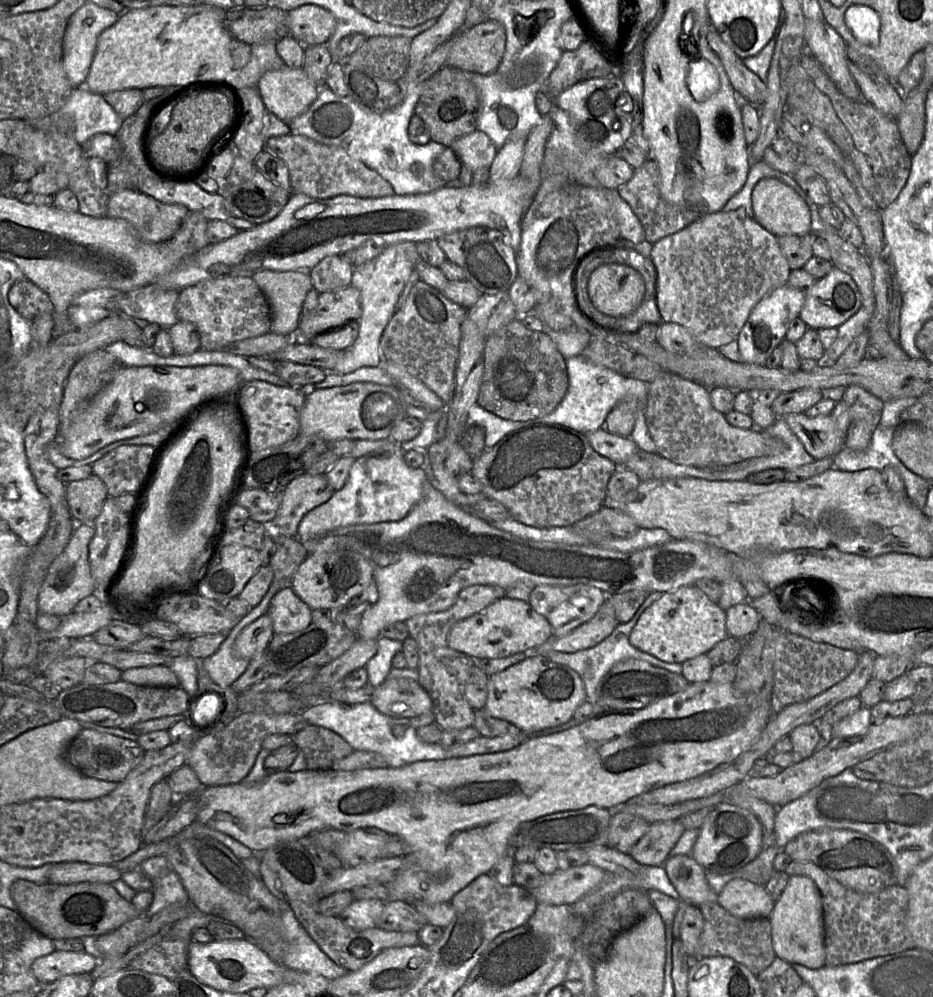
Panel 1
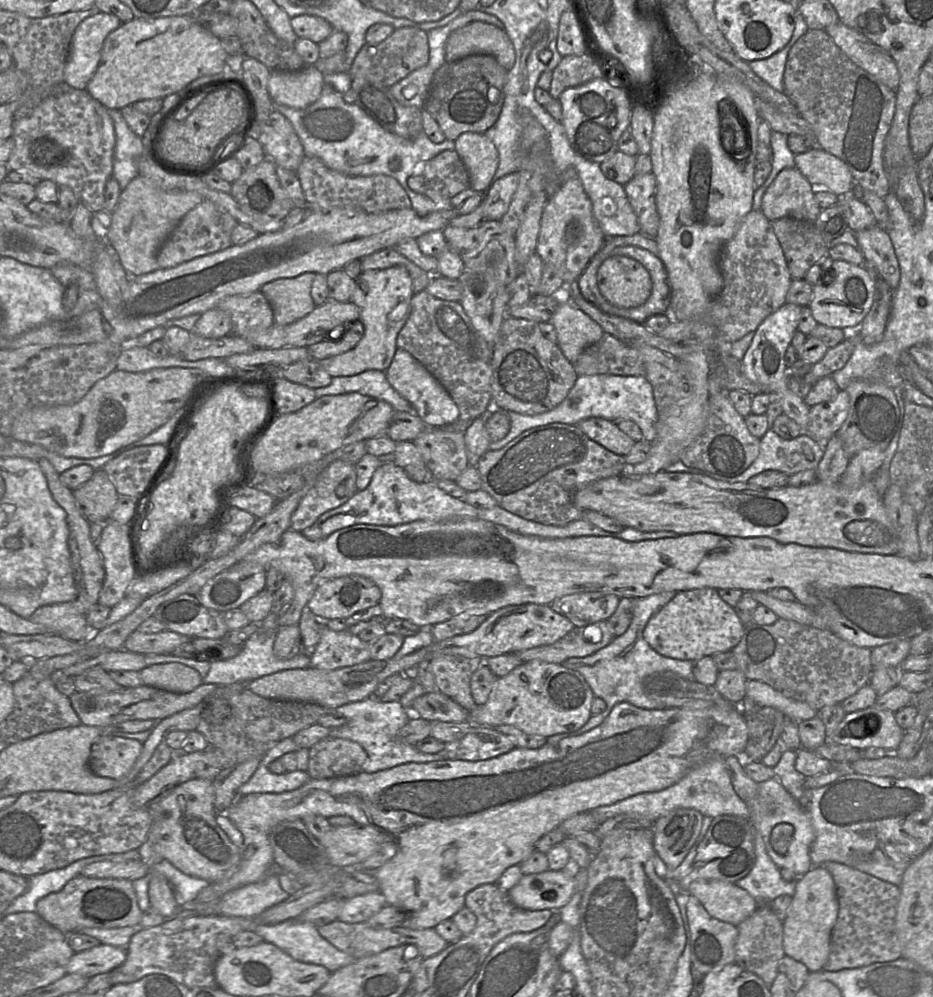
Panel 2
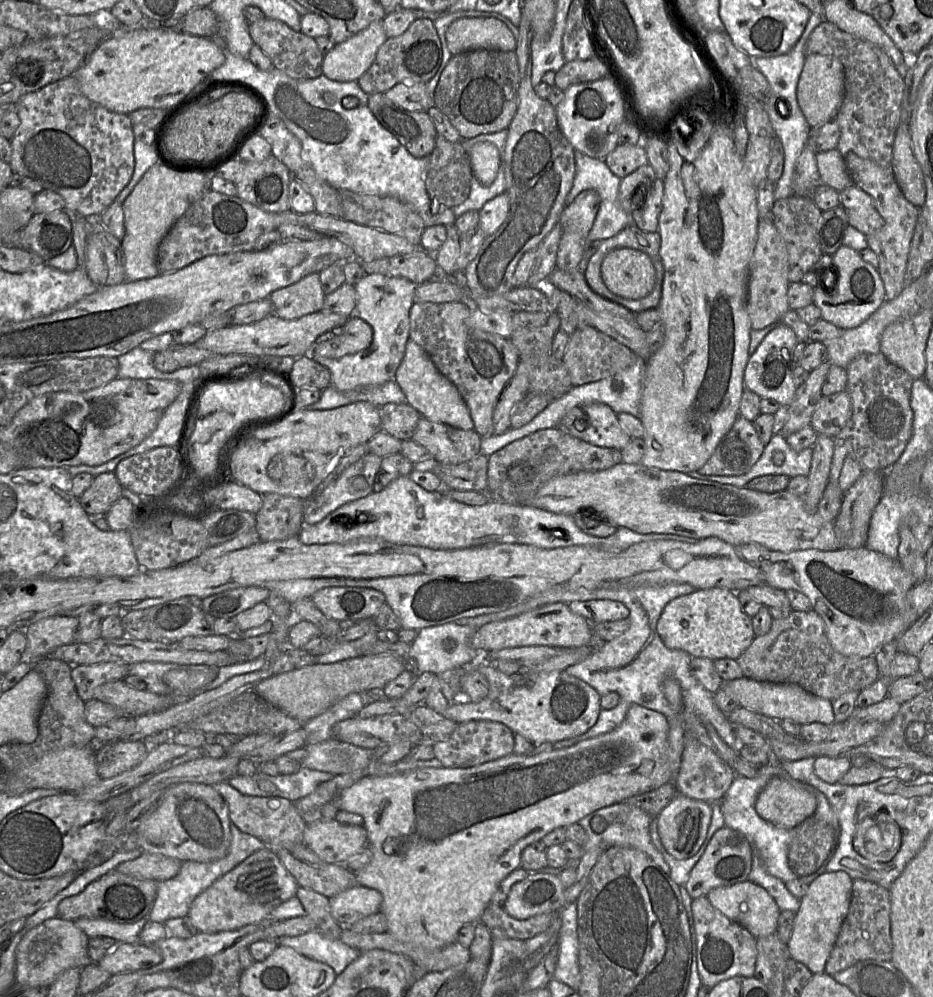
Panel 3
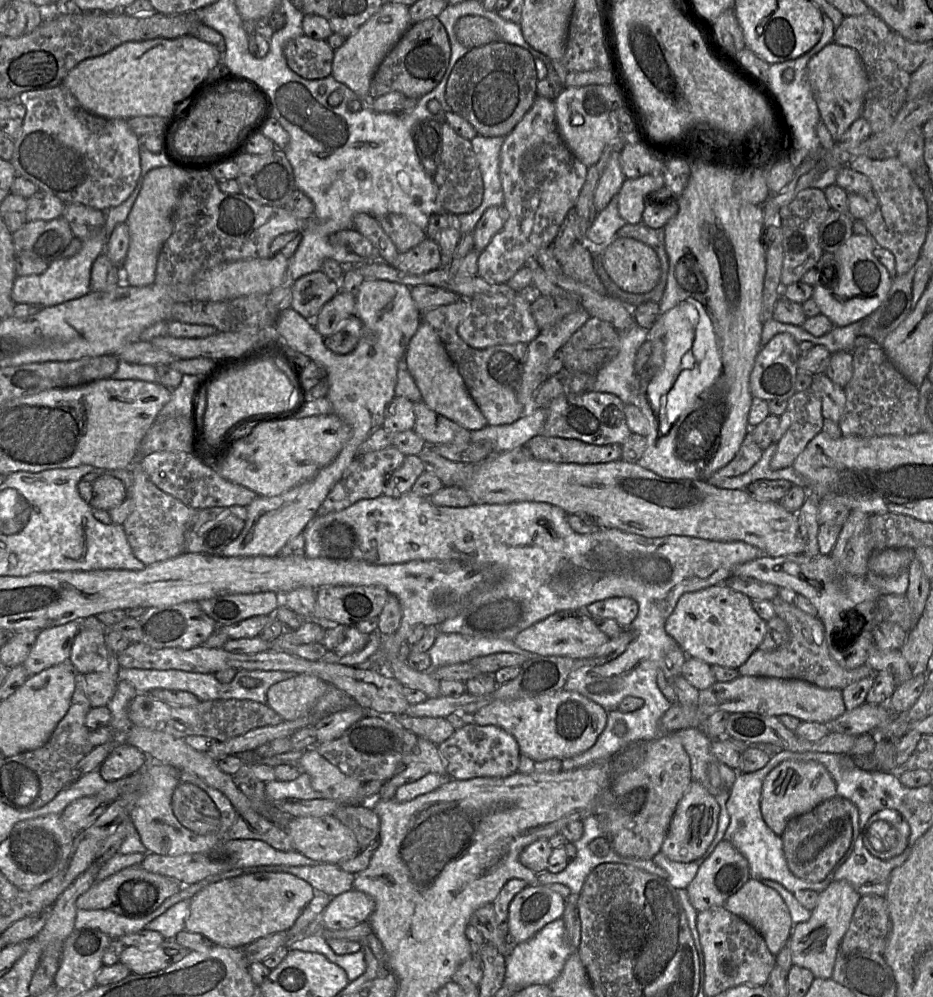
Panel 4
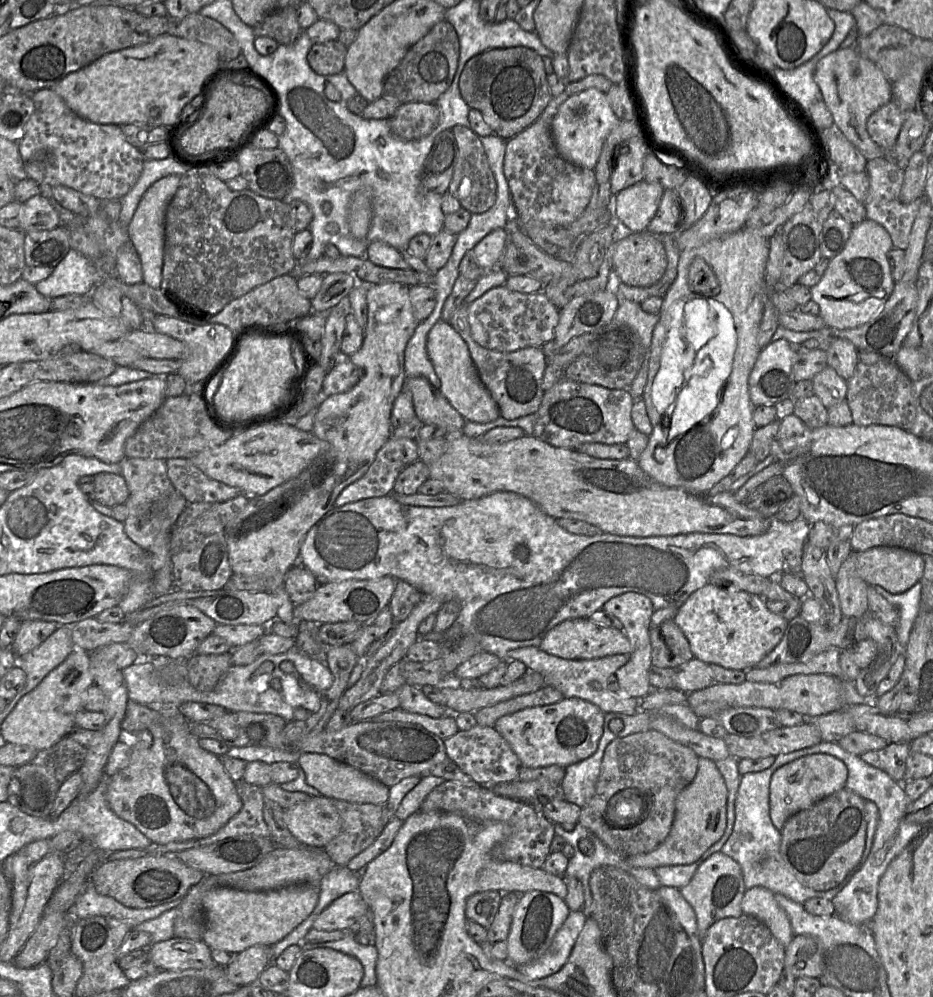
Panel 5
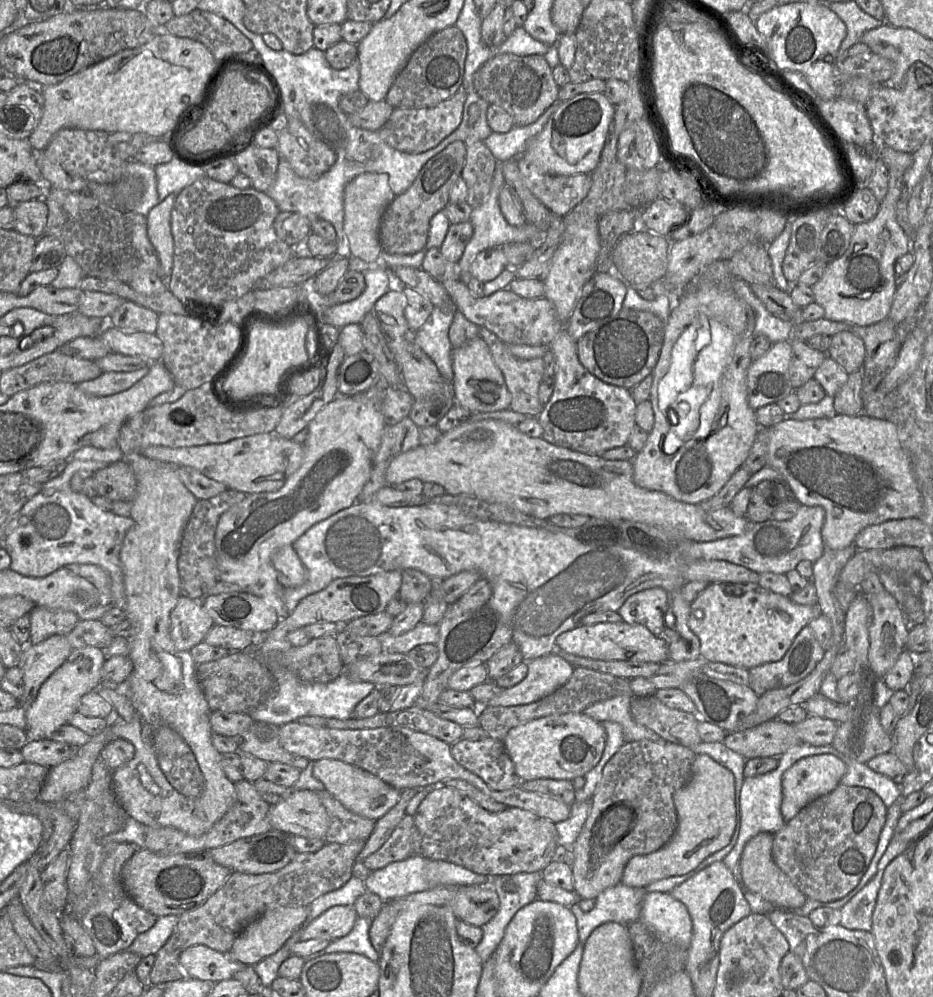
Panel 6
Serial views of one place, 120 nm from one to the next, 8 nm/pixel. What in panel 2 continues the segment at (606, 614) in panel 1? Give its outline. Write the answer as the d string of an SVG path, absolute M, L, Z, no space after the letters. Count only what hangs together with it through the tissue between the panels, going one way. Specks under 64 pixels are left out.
M607 620L575 627L558 641L516 653L523 663L540 660L561 664L572 657L586 657L607 646L615 638Z

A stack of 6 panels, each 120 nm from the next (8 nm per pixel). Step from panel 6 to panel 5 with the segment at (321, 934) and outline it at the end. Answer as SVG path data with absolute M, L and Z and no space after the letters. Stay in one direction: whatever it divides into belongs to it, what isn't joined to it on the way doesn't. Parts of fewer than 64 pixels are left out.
M358 891L349 892L334 900L313 923L316 930L351 930L369 910Z

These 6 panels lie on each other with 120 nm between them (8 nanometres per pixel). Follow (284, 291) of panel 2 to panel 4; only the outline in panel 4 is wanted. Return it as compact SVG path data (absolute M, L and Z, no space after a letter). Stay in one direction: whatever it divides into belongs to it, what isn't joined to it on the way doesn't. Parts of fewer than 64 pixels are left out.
M322 270L307 274L292 283L292 302L290 308L304 318L314 321L322 307L340 290L340 282L331 280Z

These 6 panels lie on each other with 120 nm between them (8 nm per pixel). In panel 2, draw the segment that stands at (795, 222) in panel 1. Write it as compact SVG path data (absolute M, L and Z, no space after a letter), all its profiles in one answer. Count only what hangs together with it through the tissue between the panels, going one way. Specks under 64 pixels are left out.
M796 168L782 170L765 191L760 210L769 221L784 217L815 223L821 208L815 198L815 187Z

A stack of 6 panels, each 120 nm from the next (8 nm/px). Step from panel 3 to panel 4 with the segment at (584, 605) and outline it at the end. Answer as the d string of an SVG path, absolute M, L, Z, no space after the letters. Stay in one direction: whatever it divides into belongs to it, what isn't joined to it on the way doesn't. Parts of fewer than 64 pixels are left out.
M613 597L589 604L584 610L592 618L615 620L628 629L638 614L638 603L627 597Z

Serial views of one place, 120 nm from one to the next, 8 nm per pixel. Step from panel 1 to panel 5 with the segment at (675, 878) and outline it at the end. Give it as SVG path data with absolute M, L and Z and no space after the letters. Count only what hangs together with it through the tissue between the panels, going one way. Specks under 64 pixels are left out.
M755 886L746 889L741 901L743 914L762 921L780 944L787 948L794 938L790 920L769 889Z

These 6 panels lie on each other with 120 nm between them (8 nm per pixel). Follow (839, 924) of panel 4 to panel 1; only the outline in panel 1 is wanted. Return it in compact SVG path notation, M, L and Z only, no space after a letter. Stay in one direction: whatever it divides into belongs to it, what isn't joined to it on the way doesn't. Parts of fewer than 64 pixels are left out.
M790 876L769 917L776 957L811 969L826 965L822 897L815 882L807 876Z

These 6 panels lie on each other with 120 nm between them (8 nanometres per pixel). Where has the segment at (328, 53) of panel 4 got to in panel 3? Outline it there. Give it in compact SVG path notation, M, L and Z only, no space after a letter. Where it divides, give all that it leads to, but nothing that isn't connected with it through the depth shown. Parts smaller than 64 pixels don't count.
M268 17L248 23L248 31L253 43L270 58L272 65L295 79L313 79L322 75L324 54L319 50L314 38L295 32L279 20Z

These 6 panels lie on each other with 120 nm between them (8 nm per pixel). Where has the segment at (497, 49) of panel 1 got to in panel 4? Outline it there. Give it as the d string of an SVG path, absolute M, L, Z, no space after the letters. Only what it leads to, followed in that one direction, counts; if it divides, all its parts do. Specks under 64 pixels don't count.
M481 16L459 18L454 30L458 41L469 49L499 41L496 25Z

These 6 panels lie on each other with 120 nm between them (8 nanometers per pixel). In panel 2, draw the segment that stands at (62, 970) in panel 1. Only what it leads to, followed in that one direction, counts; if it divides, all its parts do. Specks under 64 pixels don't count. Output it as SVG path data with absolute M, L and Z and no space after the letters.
M101 943L90 949L75 952L66 966L66 973L80 974L90 978L120 967L126 957L125 947Z

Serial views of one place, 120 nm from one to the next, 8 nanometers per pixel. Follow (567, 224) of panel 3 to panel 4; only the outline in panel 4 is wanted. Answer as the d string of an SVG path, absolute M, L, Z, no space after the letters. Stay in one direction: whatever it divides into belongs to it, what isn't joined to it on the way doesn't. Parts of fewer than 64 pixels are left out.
M620 149L614 150L608 160L594 192L594 205L597 212L602 211L615 196L626 180L620 165Z

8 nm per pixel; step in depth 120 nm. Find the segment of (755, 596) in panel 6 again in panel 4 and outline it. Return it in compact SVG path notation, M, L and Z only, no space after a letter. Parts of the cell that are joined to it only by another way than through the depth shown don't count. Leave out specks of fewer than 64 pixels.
M725 584L683 594L665 623L665 631L688 657L709 665L738 669L761 645L767 621L752 607L752 600Z

